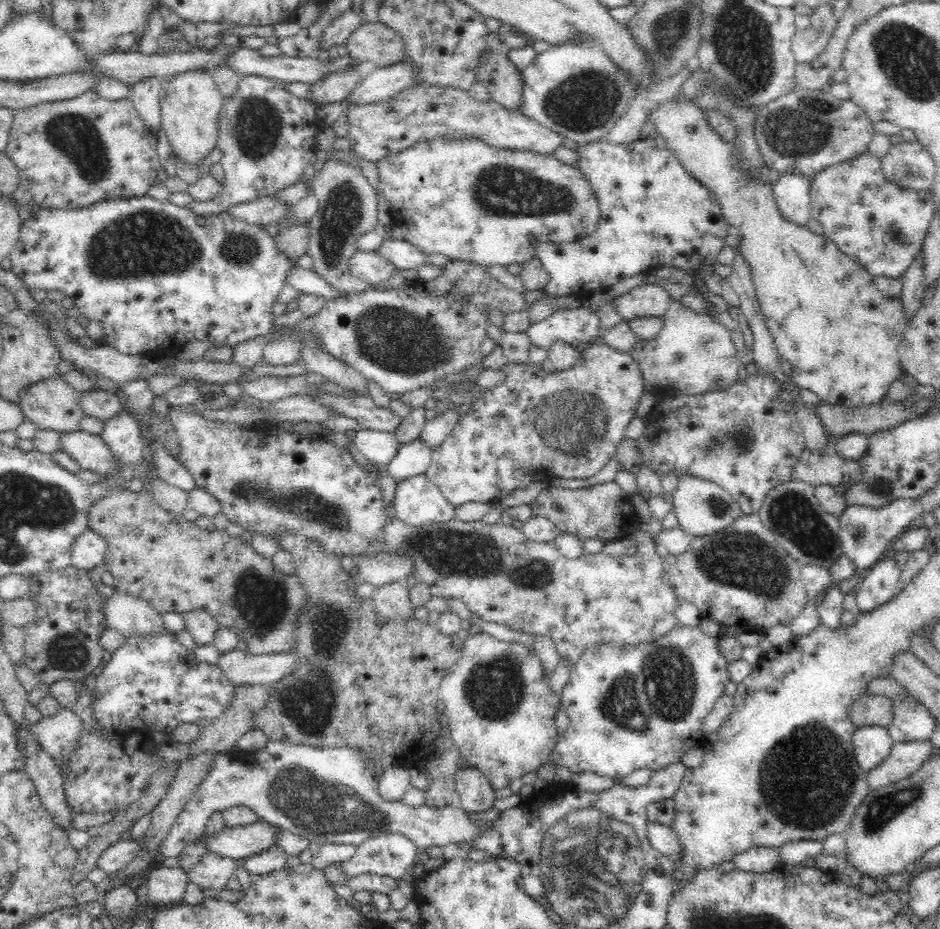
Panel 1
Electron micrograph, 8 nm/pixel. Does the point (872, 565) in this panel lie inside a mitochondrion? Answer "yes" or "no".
no

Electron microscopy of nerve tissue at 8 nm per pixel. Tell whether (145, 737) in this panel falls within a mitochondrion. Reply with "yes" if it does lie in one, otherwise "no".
no

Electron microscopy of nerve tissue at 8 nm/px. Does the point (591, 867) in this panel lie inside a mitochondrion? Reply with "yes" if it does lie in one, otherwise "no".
yes

